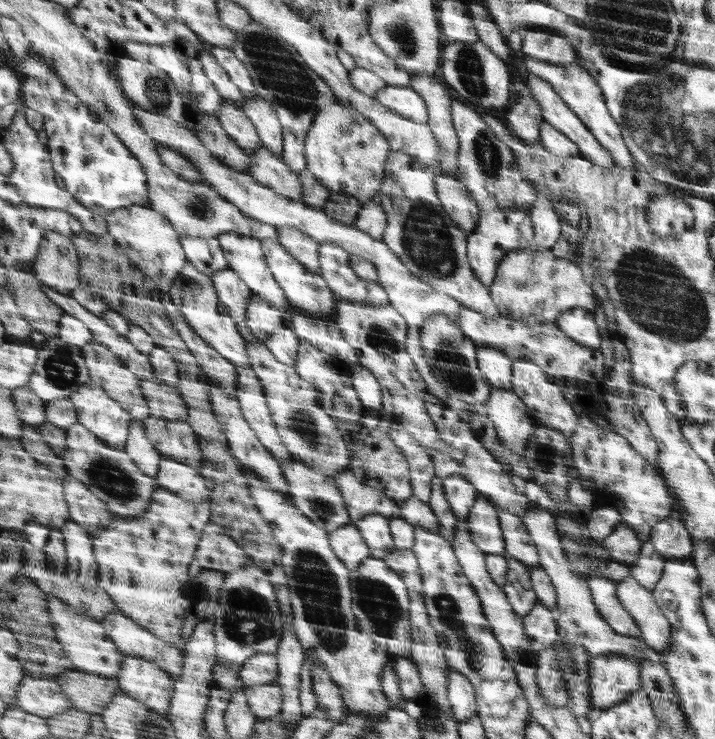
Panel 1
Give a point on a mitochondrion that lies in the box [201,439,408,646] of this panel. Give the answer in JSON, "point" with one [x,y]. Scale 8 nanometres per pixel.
{"point":[381,607]}

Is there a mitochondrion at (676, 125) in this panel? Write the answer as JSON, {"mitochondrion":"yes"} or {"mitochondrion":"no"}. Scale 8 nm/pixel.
{"mitochondrion":"yes"}

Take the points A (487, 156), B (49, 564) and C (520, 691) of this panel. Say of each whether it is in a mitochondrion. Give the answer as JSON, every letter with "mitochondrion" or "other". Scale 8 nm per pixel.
{"A":"mitochondrion","B":"other","C":"other"}

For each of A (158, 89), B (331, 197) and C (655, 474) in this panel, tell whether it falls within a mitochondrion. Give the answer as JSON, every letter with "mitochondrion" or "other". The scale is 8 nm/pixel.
{"A":"mitochondrion","B":"other","C":"other"}

